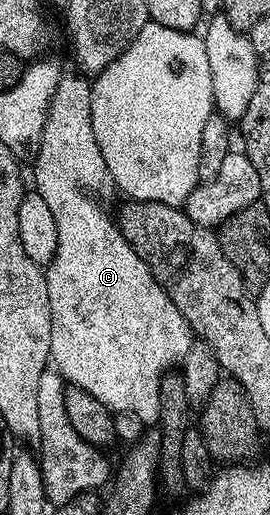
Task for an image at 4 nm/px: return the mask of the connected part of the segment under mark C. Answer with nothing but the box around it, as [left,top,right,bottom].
[33,74,195,425]

